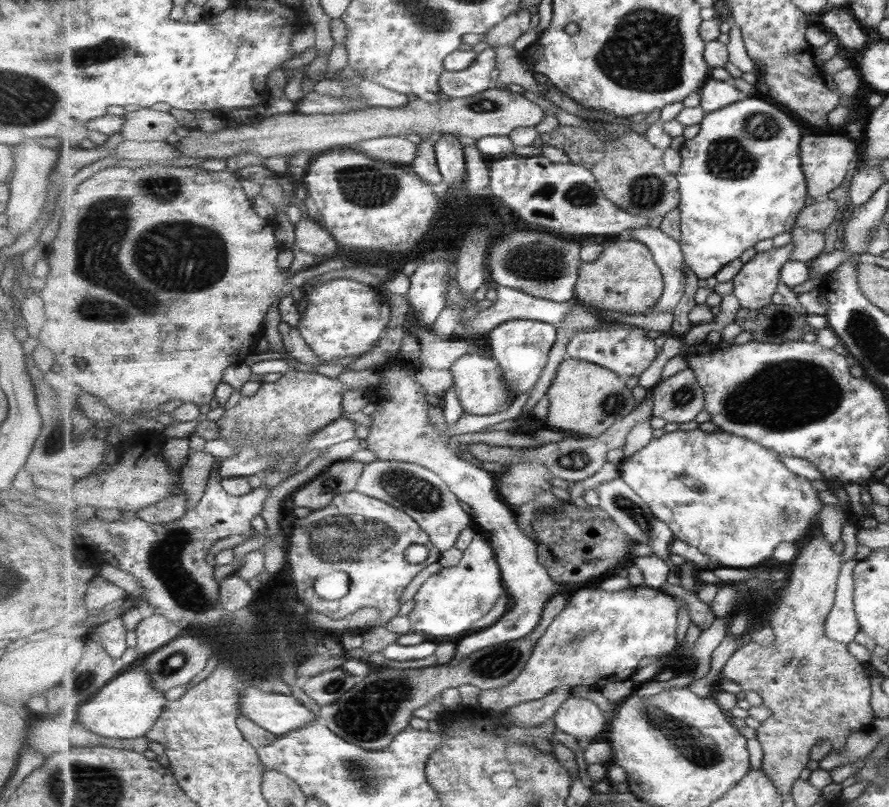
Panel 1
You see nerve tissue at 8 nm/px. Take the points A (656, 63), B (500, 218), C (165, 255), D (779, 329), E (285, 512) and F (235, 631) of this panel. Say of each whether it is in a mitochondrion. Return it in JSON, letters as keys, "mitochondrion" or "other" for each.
{"A":"mitochondrion","B":"other","C":"mitochondrion","D":"mitochondrion","E":"other","F":"mitochondrion"}

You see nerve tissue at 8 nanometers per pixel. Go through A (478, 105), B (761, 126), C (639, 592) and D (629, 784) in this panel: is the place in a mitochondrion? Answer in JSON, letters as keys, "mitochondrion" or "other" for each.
{"A":"mitochondrion","B":"mitochondrion","C":"other","D":"other"}

